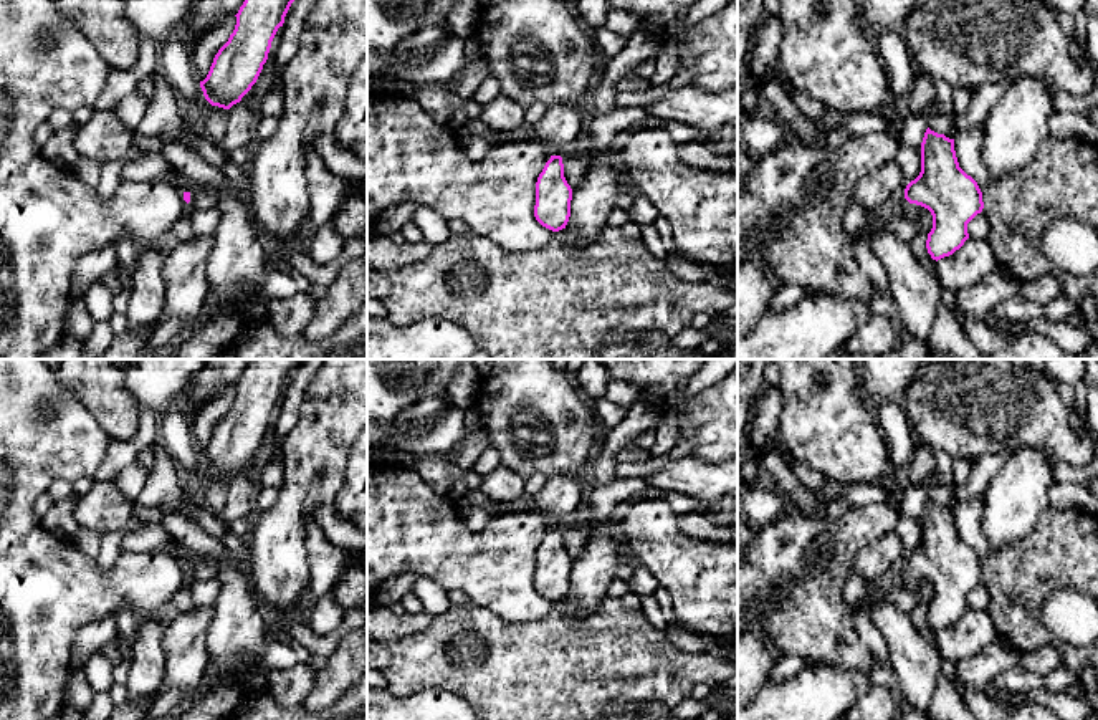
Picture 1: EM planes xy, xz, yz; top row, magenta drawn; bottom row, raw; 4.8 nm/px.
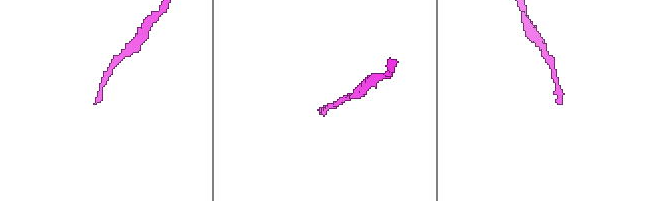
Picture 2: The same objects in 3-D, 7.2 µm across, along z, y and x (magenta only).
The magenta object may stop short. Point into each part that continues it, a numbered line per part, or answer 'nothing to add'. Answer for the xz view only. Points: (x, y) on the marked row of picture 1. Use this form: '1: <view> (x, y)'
nothing to add

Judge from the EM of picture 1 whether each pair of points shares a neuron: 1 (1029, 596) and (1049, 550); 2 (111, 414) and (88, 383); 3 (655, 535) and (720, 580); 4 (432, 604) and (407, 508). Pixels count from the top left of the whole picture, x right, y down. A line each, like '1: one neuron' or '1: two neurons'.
1: one neuron
2: one neuron
3: one neuron
4: two neurons

